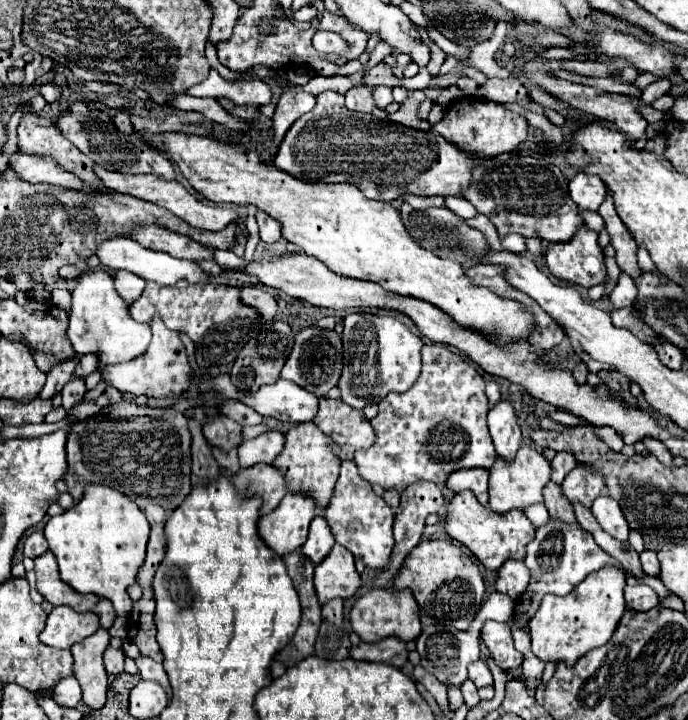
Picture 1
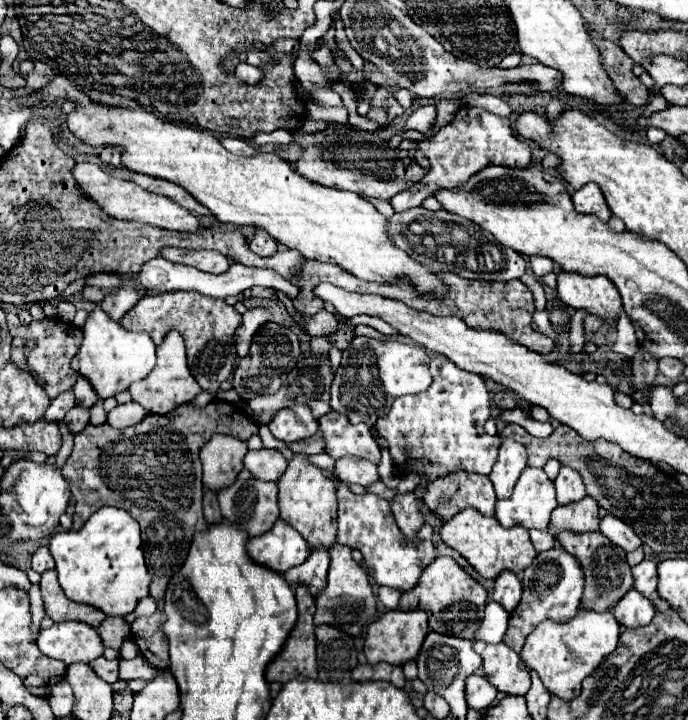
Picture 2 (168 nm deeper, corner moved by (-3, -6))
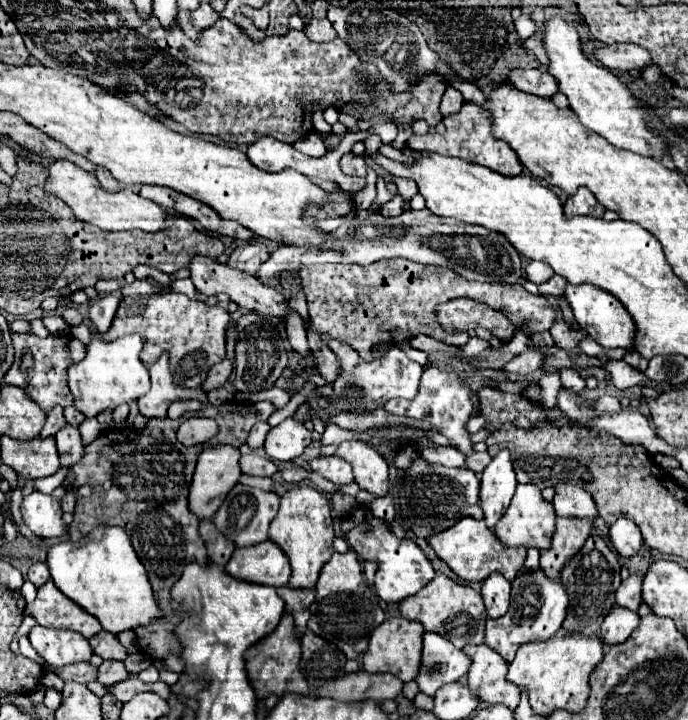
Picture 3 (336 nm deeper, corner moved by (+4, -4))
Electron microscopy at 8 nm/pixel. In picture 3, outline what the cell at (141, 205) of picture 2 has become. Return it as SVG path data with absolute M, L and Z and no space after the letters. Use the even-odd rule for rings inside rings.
M55 160L49 166L49 182L45 186L45 192L55 194L57 198L61 198L79 220L85 220L101 230L143 230L143 232L161 232L165 228L167 222L167 212L163 206L159 206L157 202L151 202L127 188L119 190L119 192L107 192L103 190L103 186L99 184L99 180L87 172L81 170L79 166L75 166L69 160Z

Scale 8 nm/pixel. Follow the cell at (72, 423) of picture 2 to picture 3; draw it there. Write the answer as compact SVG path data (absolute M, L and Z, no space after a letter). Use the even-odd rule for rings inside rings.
M63 426L57 434L57 450L59 450L59 458L61 458L61 466L69 468L73 466L73 462L79 462L81 454L83 454L83 442L81 442L81 434L77 426Z

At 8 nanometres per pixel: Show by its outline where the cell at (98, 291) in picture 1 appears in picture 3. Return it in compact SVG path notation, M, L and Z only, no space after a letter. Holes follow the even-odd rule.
M95 330L91 334L91 342L87 344L85 358L69 366L69 388L77 410L87 418L93 418L107 408L113 410L115 406L137 400L141 394L145 394L149 390L149 370L147 364L139 358L141 350L143 340L139 334L129 334L113 342L101 342L99 332Z

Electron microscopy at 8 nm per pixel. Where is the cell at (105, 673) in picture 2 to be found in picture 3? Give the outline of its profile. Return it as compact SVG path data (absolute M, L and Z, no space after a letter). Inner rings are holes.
M77 662L77 664L69 664L61 670L57 670L57 674L67 682L67 680L75 680L75 682L95 682L99 676L99 670L91 664L91 662Z

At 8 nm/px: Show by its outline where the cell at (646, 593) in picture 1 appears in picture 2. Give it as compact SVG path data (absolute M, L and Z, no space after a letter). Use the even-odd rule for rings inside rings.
M630 590L616 606L614 606L614 616L624 628L640 628L652 622L656 610L652 606L650 598L644 598L640 592Z

